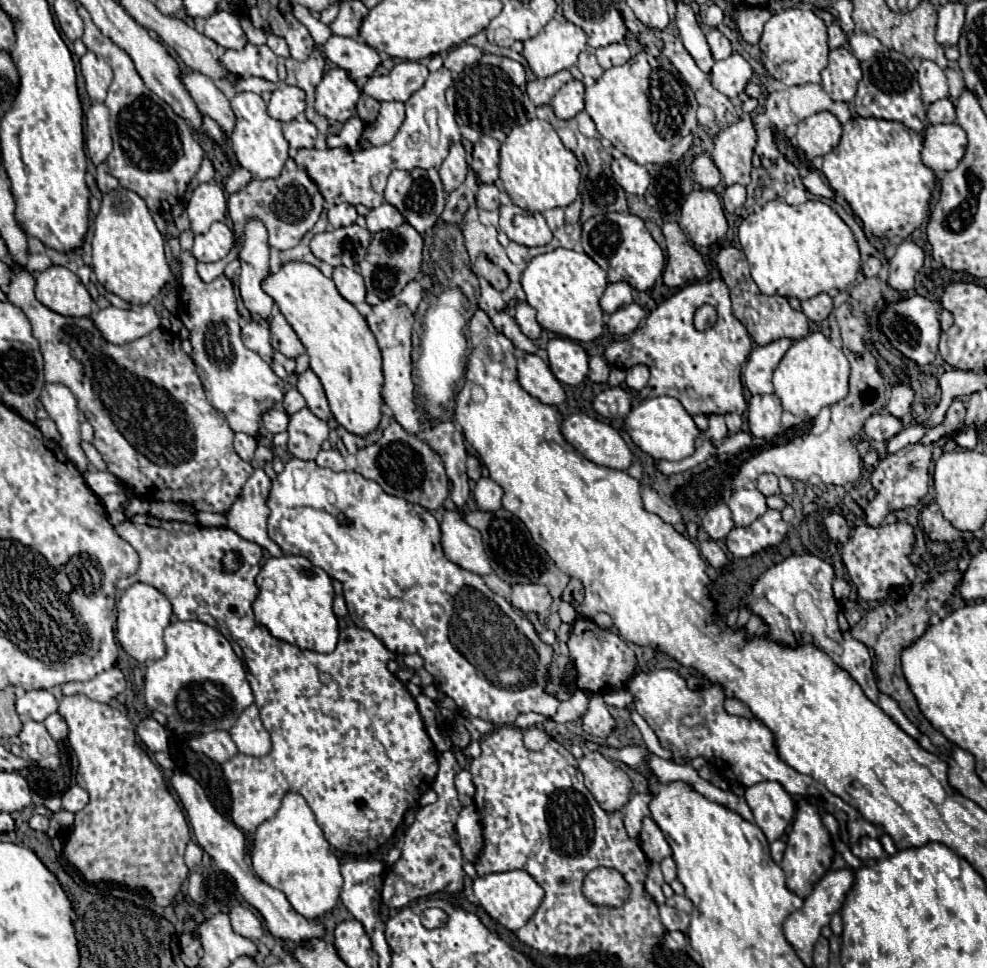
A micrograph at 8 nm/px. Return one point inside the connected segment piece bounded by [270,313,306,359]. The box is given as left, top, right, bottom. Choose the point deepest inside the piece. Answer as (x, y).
(284, 339)

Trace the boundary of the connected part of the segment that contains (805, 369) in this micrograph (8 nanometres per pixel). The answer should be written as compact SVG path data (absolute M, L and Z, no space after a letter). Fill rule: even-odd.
M810 333L804 339L798 339L782 357L774 371L774 393L780 397L784 411L802 419L814 419L822 407L830 407L846 397L848 373L850 365L842 349L834 347L822 333Z

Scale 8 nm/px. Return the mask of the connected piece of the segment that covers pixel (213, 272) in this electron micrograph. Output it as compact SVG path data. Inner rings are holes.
M218 261L218 263L214 263L214 265L198 263L198 275L200 275L200 279L206 281L206 283L218 279L218 277L222 275L222 271L224 271L224 261Z

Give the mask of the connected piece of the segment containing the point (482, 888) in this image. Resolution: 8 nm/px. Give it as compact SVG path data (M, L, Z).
M520 869L478 877L478 879L474 879L472 889L474 889L474 895L478 897L480 905L486 909L486 913L510 931L520 929L534 915L534 911L538 909L538 905L544 897L544 889L526 871L520 871Z

